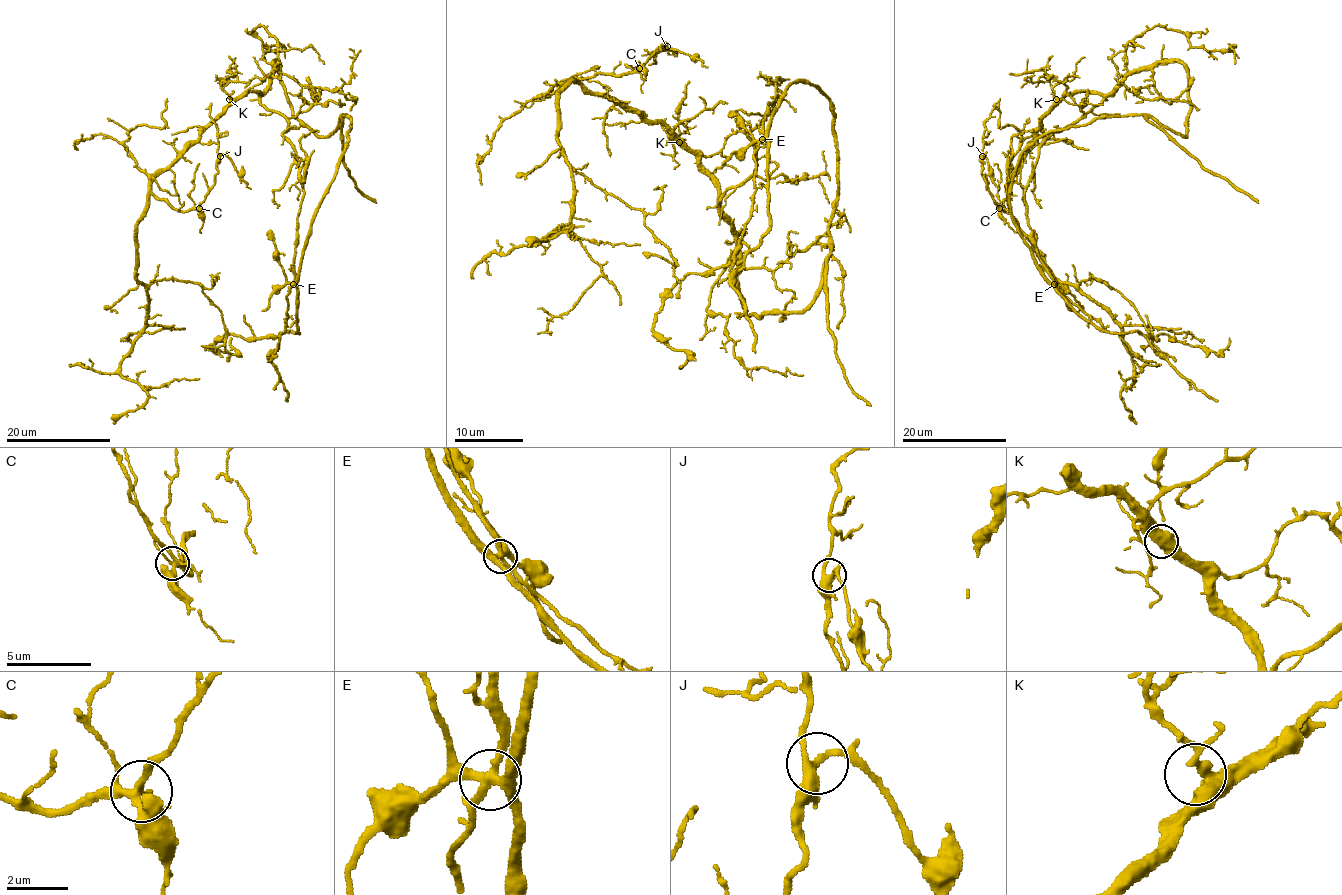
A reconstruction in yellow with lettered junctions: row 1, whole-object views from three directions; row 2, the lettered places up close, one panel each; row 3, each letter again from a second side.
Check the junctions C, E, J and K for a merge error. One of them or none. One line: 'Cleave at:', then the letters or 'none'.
Cleave at: none

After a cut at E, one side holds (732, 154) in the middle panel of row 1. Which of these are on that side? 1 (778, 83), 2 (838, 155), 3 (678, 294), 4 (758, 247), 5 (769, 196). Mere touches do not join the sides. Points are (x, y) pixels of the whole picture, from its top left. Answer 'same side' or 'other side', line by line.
1: other side
2: same side
3: other side
4: same side
5: same side

